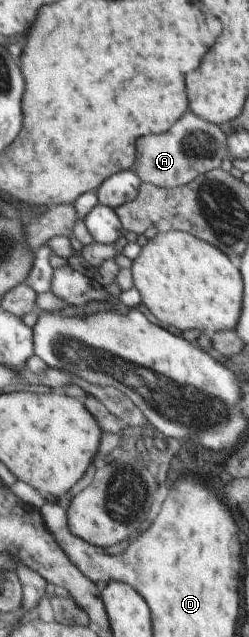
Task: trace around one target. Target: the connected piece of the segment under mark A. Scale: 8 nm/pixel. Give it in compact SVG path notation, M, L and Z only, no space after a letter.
M186 113L178 119L168 133L164 135L148 135L136 141L138 157L133 170L140 181L156 187L174 189L190 183L199 175L220 168L222 160L230 158L226 145L225 131L214 123L198 119L194 113Z

